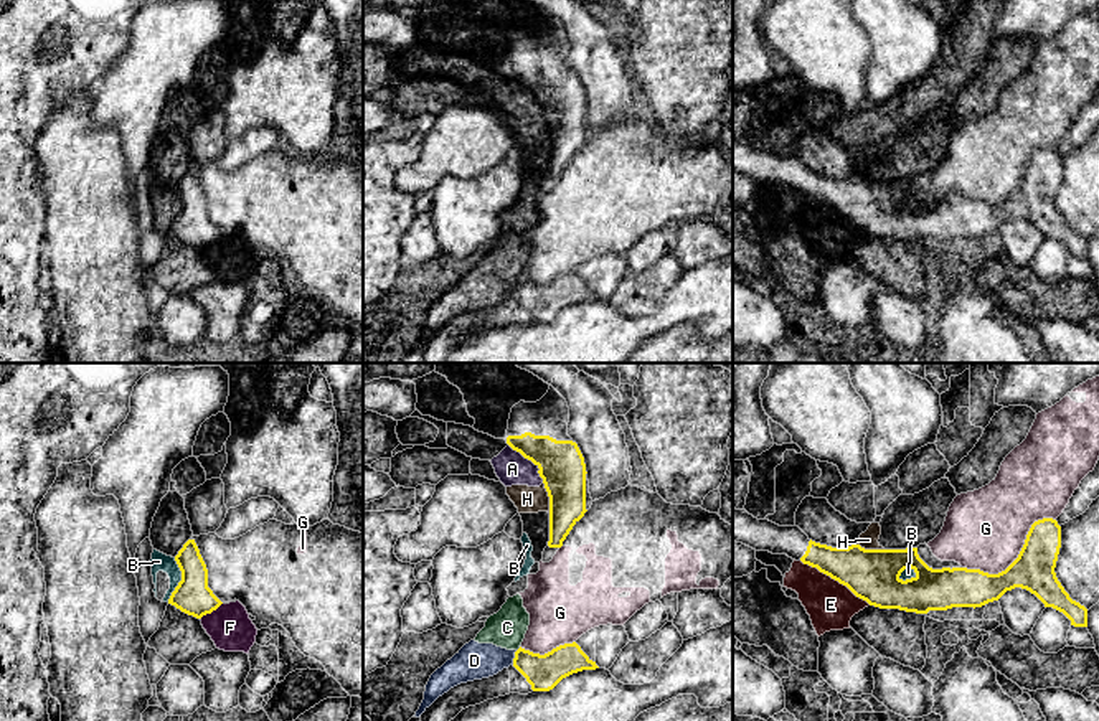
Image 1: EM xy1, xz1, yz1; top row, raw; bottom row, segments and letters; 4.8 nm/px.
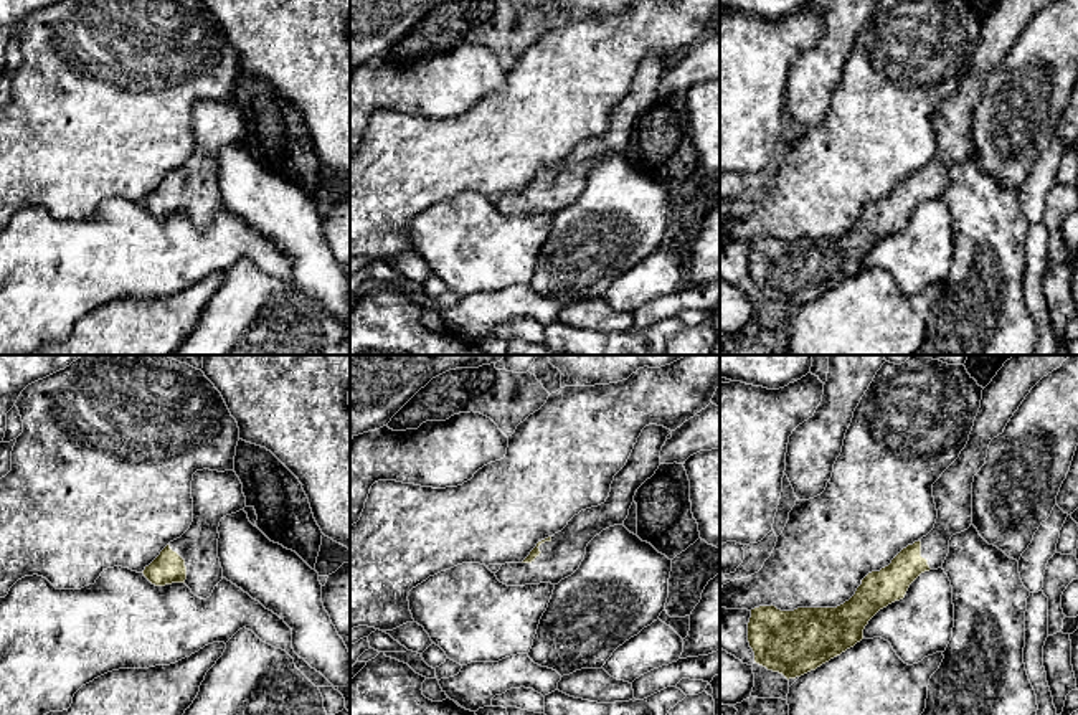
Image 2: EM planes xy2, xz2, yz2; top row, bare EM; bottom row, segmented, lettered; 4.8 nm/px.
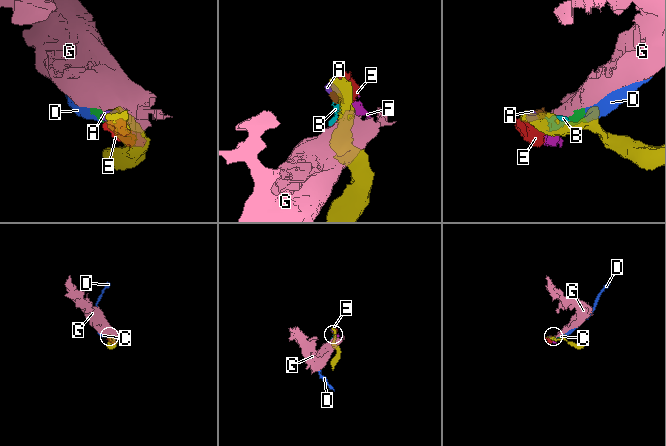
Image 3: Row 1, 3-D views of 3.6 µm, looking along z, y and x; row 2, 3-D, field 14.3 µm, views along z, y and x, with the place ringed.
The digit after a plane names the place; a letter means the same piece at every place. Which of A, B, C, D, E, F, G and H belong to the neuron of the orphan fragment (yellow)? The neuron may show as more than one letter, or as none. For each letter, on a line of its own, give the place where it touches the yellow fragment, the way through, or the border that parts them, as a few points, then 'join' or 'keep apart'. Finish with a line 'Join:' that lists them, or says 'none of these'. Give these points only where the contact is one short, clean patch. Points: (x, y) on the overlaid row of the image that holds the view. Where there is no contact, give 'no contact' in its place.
A: contact xz1 (530, 459); border xz1 (509, 444), (538, 469), (543, 482); keep apart
B: contact xy1 (182, 579); border xy1 (175, 558), (180, 568), (180, 581), (167, 601); keep apart
C: contact xz1 (518, 649); border xz1 (520, 647), (517, 650); keep apart
D: contact xz1 (515, 657); border xz1 (517, 650), (512, 664); keep apart
E: contact yz1 (835, 579); keep apart
F: contact xy1 (210, 612); border xy1 (221, 603), (200, 619); keep apart
G: contact yz1 (1018, 556); keep apart
H: contact yz1 (868, 550); border yz1 (853, 543), (863, 548), (883, 550); keep apart
Join: none of these

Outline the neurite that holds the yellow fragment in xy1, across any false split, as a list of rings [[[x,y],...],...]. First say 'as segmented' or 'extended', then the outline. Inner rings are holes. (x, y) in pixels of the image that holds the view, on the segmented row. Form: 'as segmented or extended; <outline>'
as segmented; [[[195,540],[183,544],[175,561],[182,571],[182,581],[172,592],[168,604],[196,619],[216,610],[223,602],[208,587],[208,569]]]

